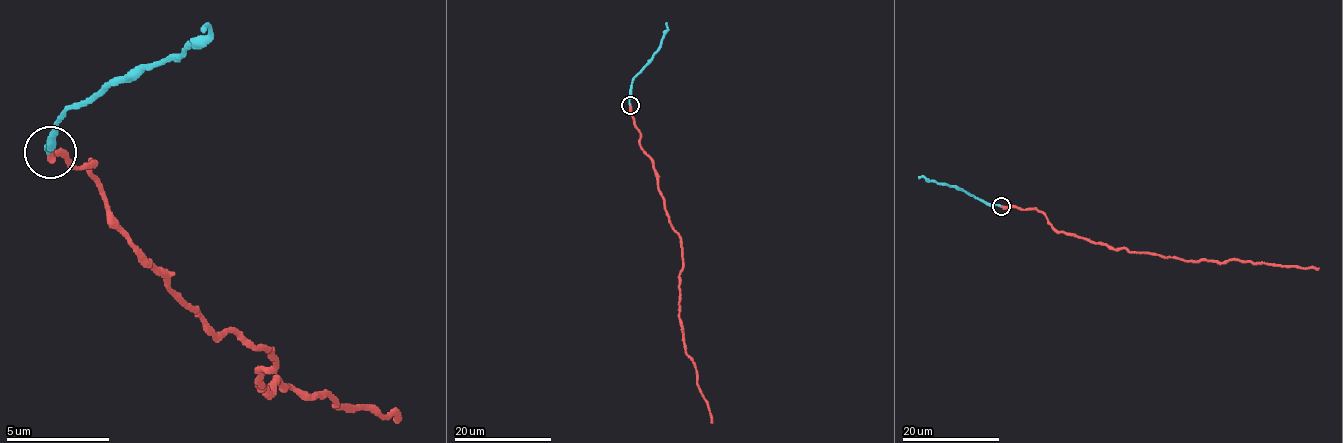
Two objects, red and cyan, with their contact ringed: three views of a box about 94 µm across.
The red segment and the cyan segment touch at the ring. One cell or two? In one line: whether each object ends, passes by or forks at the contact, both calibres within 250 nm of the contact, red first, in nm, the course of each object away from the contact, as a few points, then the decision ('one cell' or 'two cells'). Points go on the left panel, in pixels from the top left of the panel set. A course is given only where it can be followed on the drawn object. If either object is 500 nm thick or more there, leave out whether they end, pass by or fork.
red ends; cyan ends; calibres 360 and 200 nm; course red (51, 154), (93, 164), (108, 216), (217, 335), (274, 356), (259, 387), (269, 393), (280, 382), (399, 413); course cyan (51, 154), (46, 148), (56, 123), (103, 86), (171, 60), (207, 29), (202, 24); one cell

